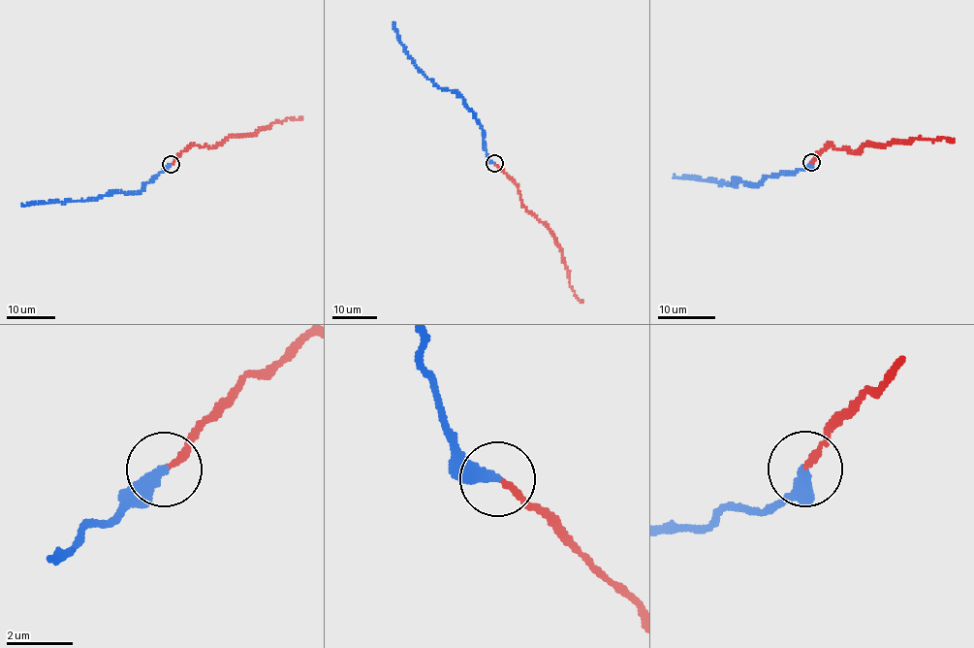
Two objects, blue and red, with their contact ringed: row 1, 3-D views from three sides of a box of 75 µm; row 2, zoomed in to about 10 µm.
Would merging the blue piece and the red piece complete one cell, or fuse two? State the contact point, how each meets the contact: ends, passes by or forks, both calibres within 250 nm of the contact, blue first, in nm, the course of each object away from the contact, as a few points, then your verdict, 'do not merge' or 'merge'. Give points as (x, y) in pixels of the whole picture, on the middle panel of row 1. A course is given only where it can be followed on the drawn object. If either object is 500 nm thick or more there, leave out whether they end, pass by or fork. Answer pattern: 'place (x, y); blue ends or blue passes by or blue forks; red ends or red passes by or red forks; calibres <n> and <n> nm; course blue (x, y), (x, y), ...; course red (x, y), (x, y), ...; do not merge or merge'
place (494, 163); blue ends; red ends; calibres 400 and 200 nm; course blue (494, 163), (486, 157), (482, 126), (462, 98), (440, 88), (420, 70), (401, 43), (393, 21); course red (494, 163), (513, 179), (522, 205), (553, 236), (562, 263), (568, 269), (569, 283), (581, 302); merge

